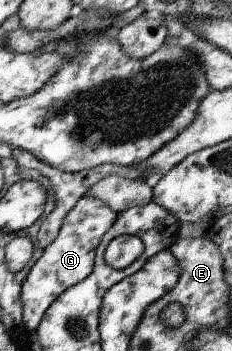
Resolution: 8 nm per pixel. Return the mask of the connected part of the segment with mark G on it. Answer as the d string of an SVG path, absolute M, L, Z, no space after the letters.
M83 196L65 216L58 236L44 249L43 255L30 265L22 283L20 300L22 320L29 332L35 332L47 308L68 287L83 281L94 268L96 249L101 238L114 224L118 213L104 201L93 196Z

